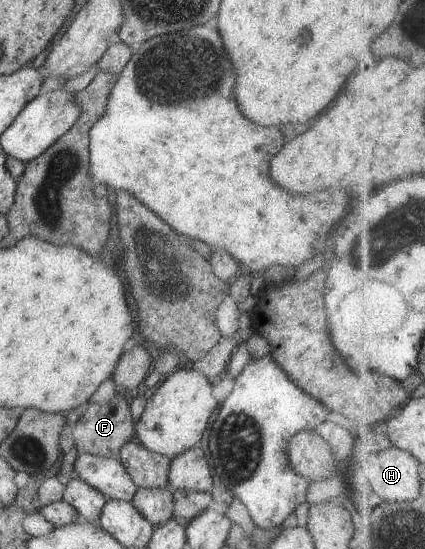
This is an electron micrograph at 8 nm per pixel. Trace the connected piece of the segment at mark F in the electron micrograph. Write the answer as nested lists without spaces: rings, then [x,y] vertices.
[[[116,393],[106,403],[97,405],[96,403],[90,403],[88,408],[74,424],[74,429],[68,433],[68,437],[74,442],[74,447],[81,452],[92,453],[92,455],[98,455],[105,458],[116,457],[118,450],[130,439],[134,438],[134,419],[131,416],[129,410],[129,398]]]

